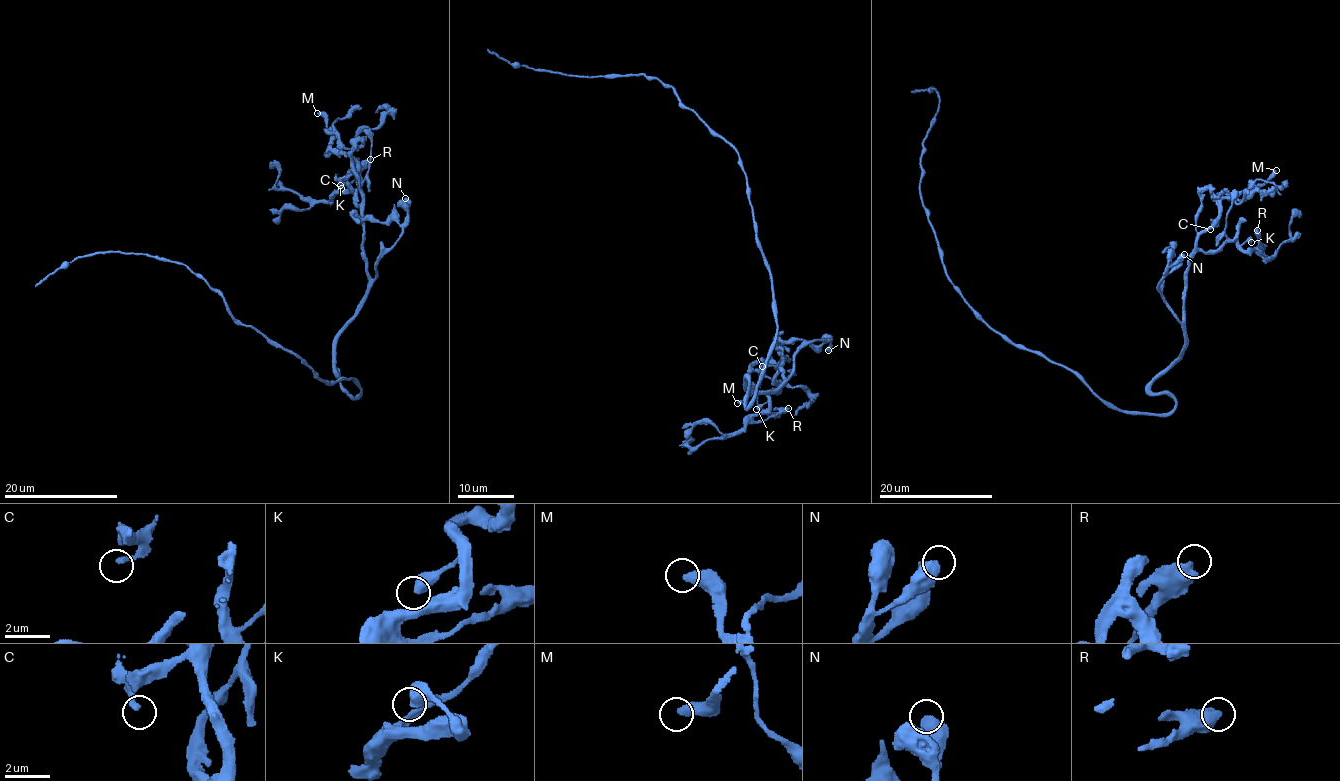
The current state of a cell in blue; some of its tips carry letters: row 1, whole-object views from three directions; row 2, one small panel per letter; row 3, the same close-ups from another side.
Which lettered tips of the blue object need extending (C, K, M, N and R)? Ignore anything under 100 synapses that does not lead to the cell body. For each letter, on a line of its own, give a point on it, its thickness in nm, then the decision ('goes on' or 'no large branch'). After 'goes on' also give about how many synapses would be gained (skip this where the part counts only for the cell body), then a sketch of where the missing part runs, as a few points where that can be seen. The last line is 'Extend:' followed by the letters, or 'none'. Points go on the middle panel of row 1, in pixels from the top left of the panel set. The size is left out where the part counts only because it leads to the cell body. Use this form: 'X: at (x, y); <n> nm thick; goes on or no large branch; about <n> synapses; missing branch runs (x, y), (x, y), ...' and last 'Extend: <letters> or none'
C: at (762, 366); 240 nm thick; no large branch
K: at (756, 409); 550 nm thick; no large branch
M: at (737, 403); 440 nm thick; goes on; about 150 synapses; missing branch runs (737, 403), (712, 416), (699, 410), (694, 421)
N: at (828, 350); 600 nm thick; no large branch
R: at (788, 408); 600 nm thick; no large branch
Extend: M

